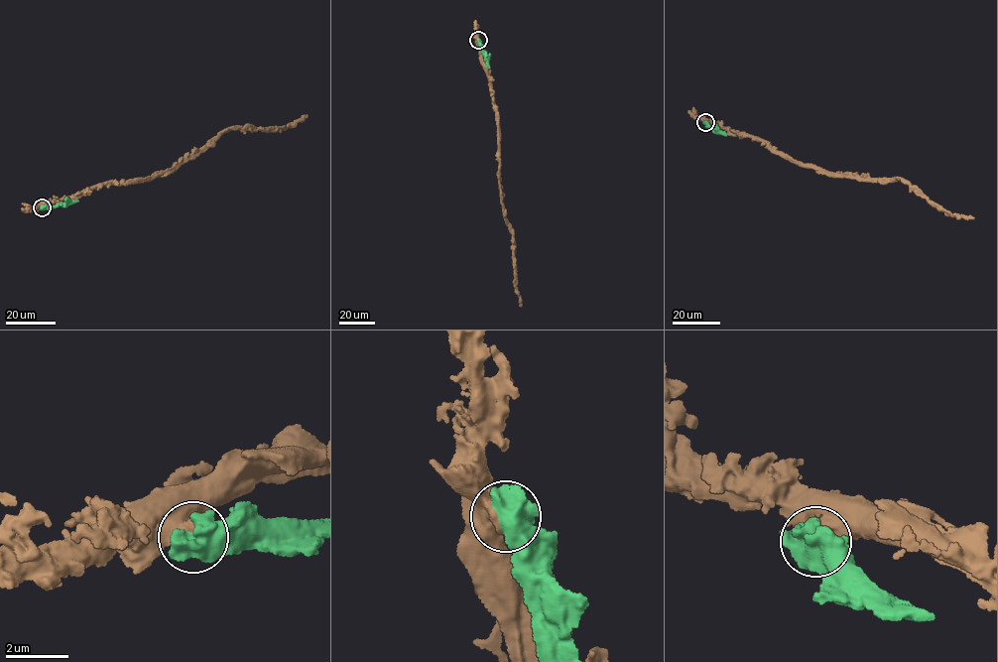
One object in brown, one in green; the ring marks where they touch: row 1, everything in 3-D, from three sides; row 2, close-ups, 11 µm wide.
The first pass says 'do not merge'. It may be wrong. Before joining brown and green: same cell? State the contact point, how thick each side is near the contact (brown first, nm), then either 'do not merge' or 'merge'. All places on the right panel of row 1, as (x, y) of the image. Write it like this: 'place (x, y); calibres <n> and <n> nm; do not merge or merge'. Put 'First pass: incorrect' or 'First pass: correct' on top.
First pass: correct
place (705, 122); calibres 750 and 950 nm; do not merge

